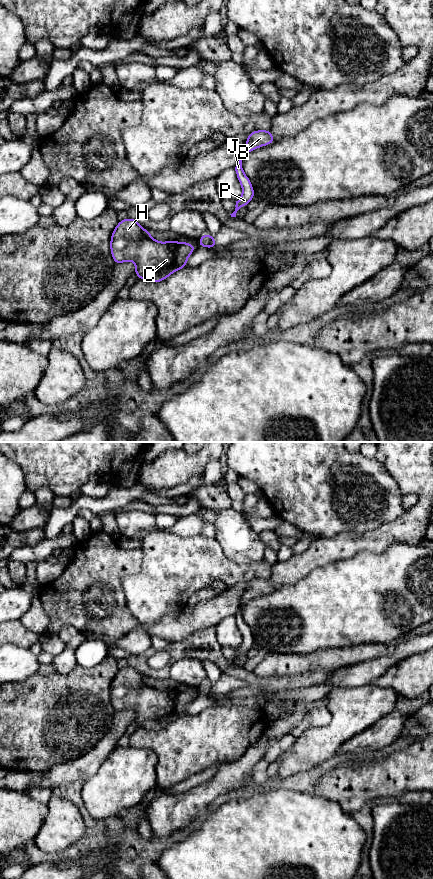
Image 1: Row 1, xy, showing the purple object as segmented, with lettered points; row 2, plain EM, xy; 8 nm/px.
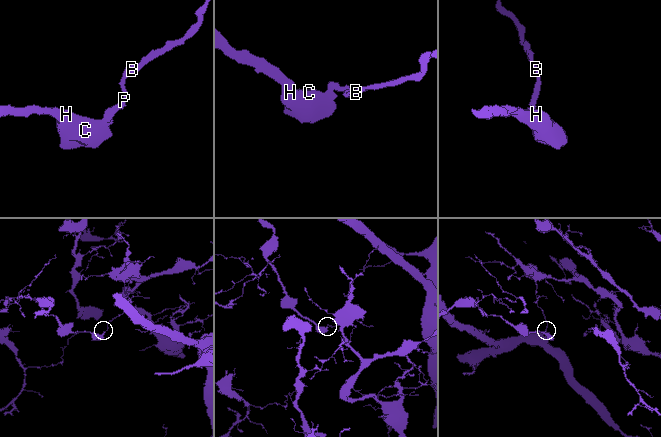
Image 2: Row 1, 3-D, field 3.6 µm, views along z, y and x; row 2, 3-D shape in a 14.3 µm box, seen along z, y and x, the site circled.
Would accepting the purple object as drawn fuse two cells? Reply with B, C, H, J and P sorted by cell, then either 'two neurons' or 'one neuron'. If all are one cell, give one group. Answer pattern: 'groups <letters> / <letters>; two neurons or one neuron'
groups B J P / C H; two neurons

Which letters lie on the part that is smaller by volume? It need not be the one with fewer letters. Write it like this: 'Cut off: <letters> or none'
Cut off: C, H

